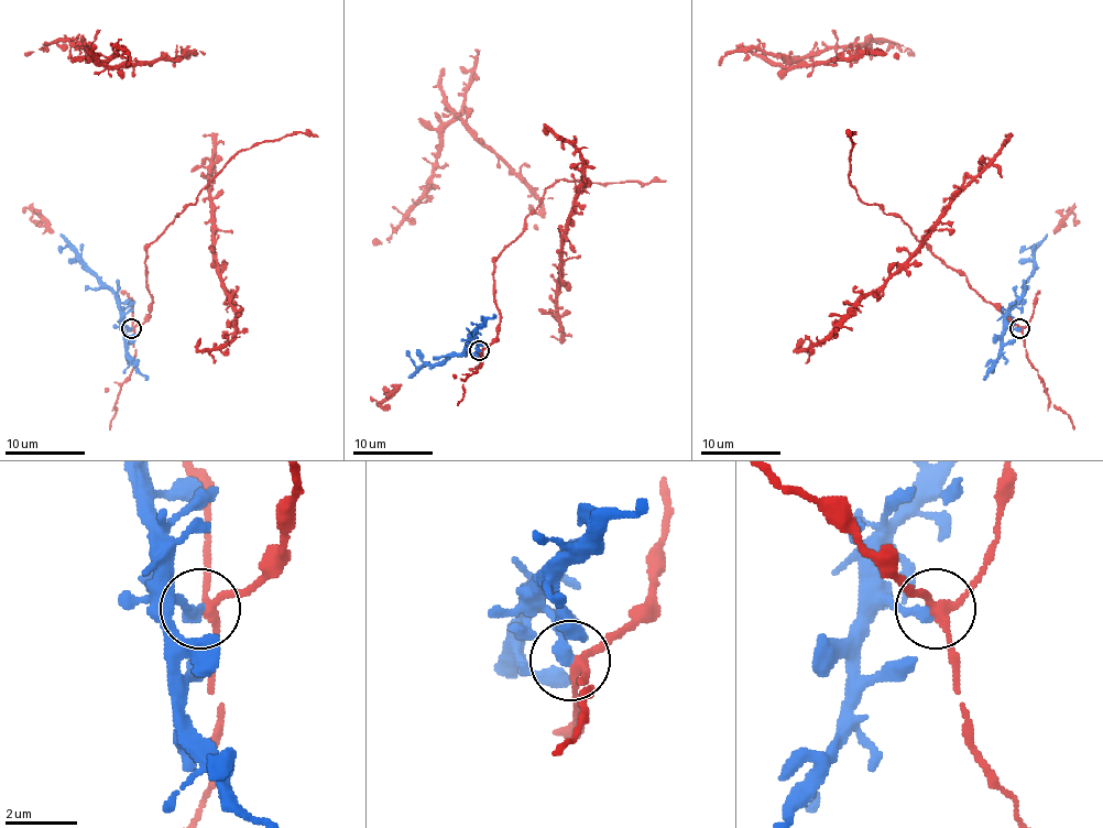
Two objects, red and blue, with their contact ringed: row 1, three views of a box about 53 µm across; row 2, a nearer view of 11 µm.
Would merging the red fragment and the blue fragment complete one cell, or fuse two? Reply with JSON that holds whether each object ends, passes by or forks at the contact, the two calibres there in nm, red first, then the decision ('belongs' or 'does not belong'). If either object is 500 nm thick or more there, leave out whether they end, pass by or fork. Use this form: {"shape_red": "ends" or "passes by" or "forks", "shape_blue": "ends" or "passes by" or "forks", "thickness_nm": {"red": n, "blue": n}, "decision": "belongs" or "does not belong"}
{"shape_red": "forks", "shape_blue": "ends", "thickness_nm": {"red": 220, "blue": 360}, "decision": "belongs"}

